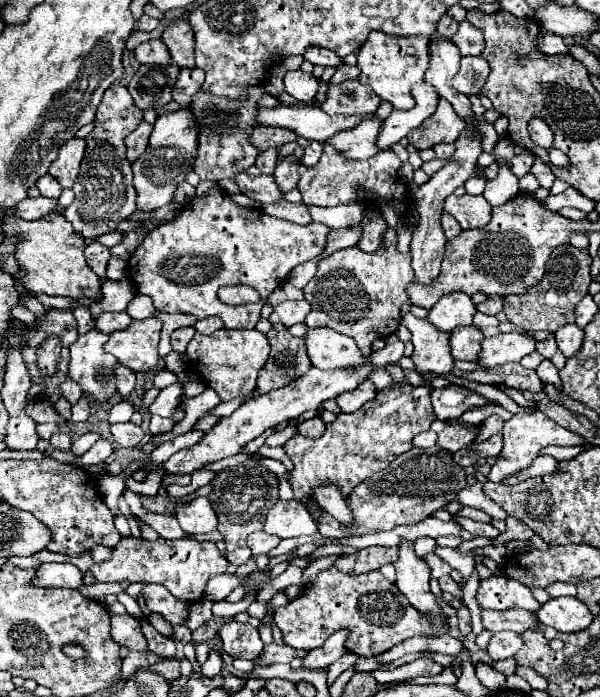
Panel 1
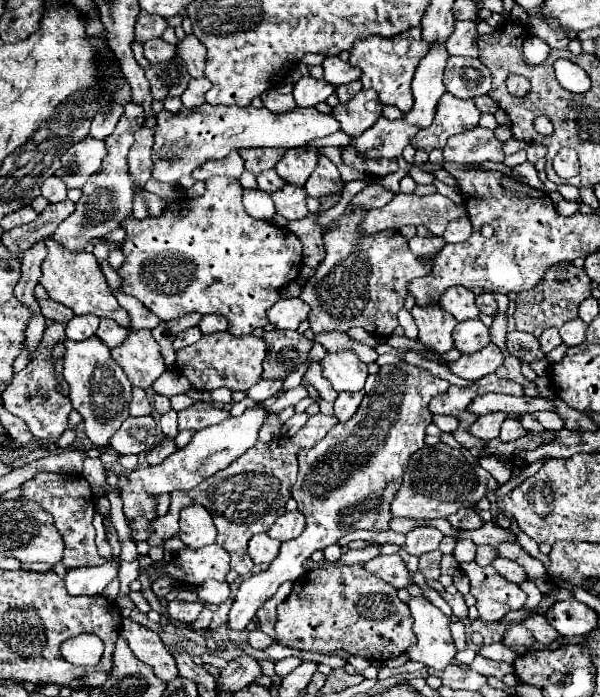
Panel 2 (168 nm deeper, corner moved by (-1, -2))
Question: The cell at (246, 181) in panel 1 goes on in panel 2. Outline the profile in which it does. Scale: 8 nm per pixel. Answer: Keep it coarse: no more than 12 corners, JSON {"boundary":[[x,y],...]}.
{"boundary":[[285,185],[273,195],[287,219],[309,215],[305,187]]}

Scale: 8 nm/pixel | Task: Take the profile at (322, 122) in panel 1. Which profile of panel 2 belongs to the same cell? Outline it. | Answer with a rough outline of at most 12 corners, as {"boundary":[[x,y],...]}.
{"boundary":[[225,105],[157,113],[153,177],[175,185],[231,149],[295,149],[333,115]]}

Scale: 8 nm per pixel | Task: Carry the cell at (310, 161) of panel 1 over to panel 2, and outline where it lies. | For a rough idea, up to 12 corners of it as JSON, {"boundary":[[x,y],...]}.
{"boundary":[[327,159],[305,183],[311,197],[323,199],[343,189],[339,169]]}

